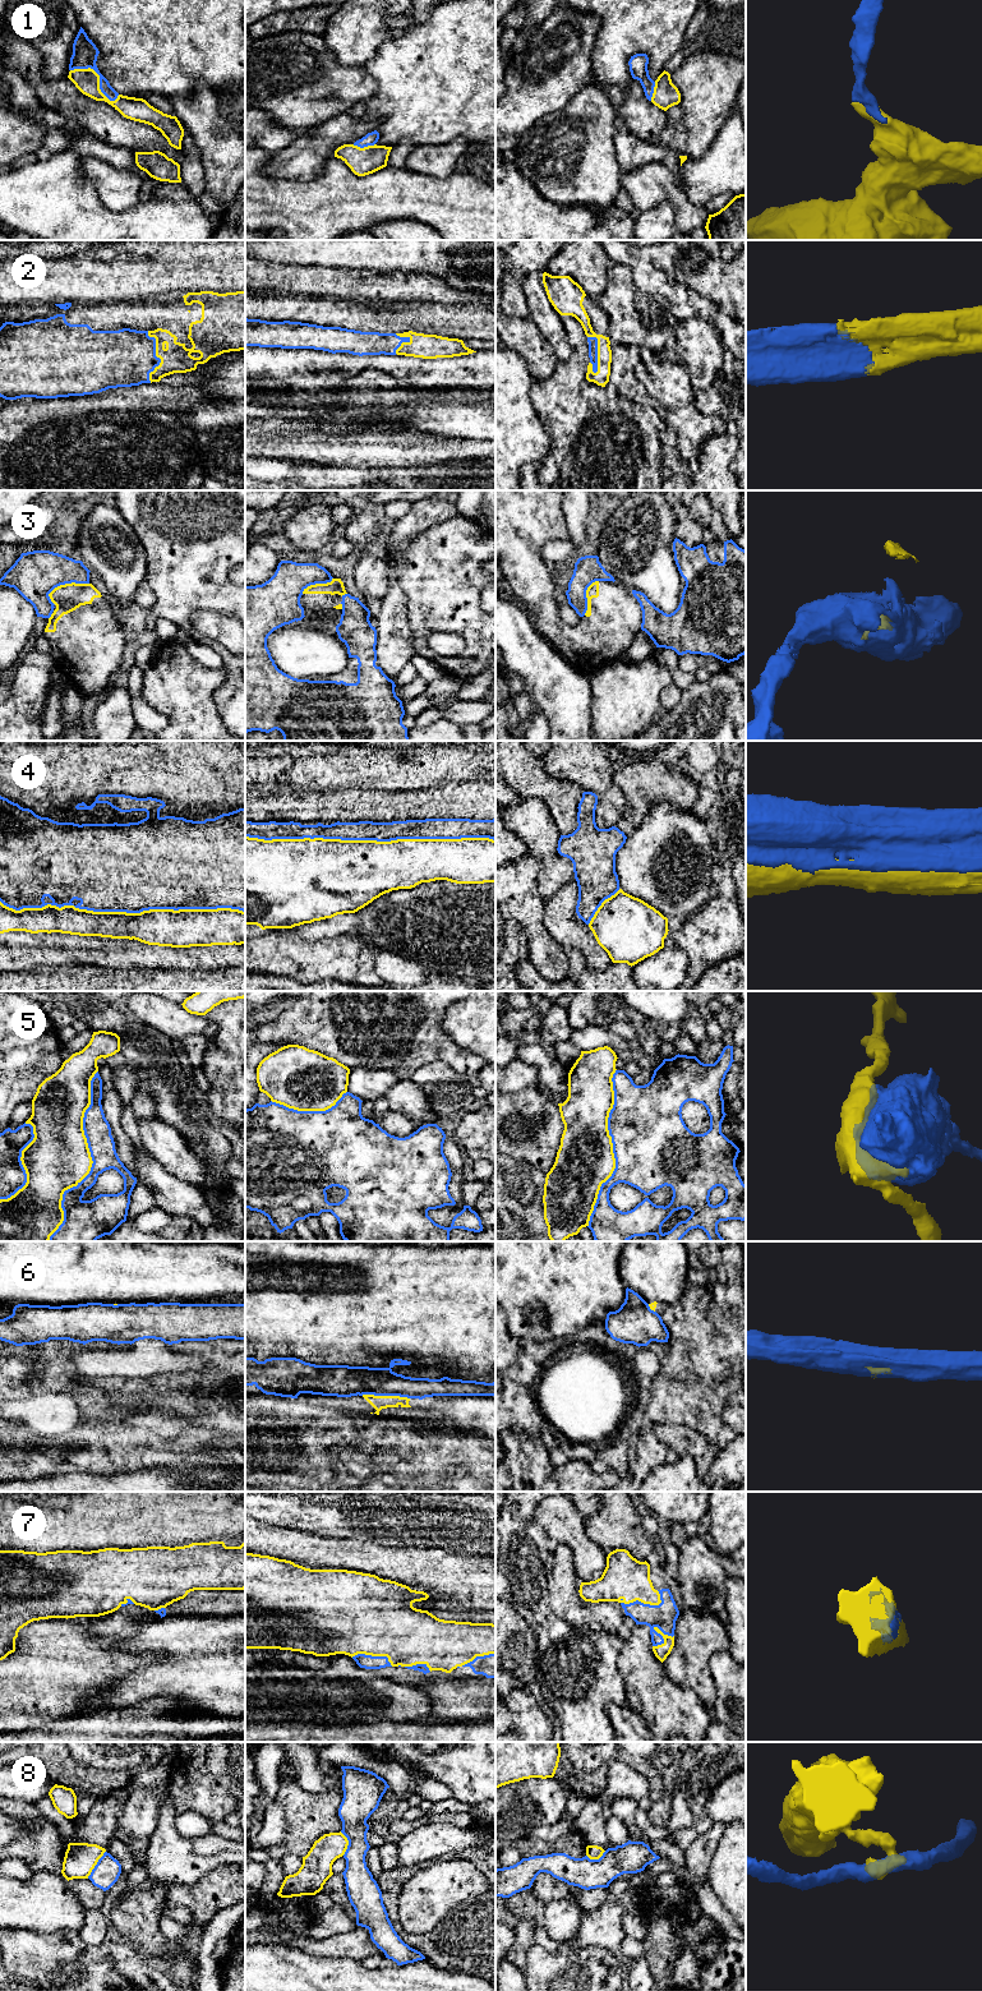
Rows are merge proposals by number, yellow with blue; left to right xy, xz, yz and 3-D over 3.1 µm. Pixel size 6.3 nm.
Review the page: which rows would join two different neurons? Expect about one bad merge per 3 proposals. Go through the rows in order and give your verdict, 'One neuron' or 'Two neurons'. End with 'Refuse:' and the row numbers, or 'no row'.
1: One neuron
2: One neuron
3: Two neurons
4: Two neurons
5: Two neurons
6: Two neurons
7: One neuron
8: Two neurons
Refuse: 3, 4, 5, 6, 8

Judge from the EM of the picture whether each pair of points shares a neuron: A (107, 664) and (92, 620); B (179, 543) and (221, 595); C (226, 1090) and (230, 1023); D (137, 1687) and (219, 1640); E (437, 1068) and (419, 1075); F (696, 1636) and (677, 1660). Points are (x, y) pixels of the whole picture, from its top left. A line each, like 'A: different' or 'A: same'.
A: same
B: same
C: same
D: same
E: same
F: same

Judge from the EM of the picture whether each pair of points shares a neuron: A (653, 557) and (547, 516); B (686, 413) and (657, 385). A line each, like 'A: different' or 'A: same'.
A: different
B: same

